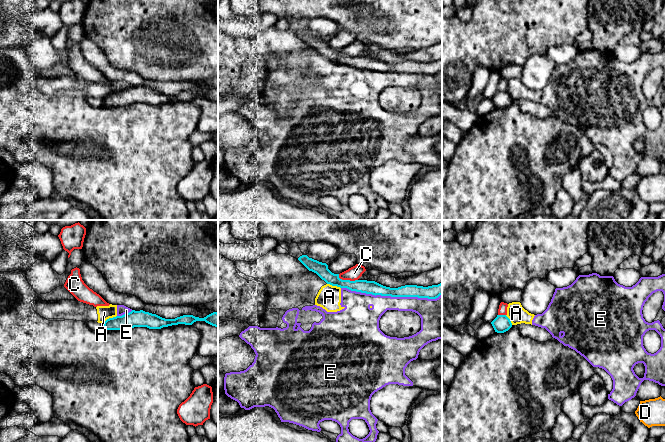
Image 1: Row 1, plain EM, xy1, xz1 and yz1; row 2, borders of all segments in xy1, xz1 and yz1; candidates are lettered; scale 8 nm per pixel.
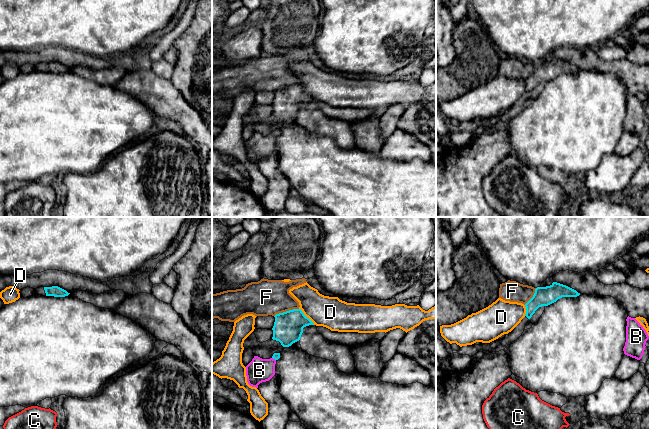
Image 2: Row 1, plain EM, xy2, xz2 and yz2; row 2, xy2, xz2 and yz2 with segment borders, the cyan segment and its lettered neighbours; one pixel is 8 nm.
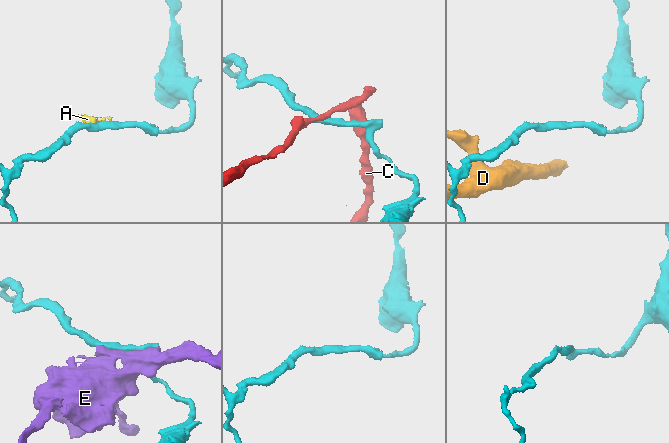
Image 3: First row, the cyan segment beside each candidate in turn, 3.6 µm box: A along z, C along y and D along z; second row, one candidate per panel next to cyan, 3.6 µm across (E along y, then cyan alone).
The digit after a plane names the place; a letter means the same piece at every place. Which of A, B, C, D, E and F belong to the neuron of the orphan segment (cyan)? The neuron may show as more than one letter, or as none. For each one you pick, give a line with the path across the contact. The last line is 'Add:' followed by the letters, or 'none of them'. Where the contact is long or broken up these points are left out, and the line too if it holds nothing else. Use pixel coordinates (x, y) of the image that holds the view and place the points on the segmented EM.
B: Path across: xz2 (276, 356), (274, 358), (262, 370), (259, 370)
Add: B

